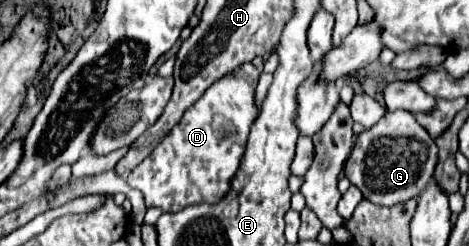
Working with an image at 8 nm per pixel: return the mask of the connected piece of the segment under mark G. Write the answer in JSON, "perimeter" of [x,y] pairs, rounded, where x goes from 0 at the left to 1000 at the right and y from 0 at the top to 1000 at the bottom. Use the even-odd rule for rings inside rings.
{"perimeter":[[[864,447],[825,455],[795,520],[770,537],[736,659],[736,715],[770,772],[778,813],[834,837],[885,805],[919,732],[932,667],[932,593],[910,528]]]}

